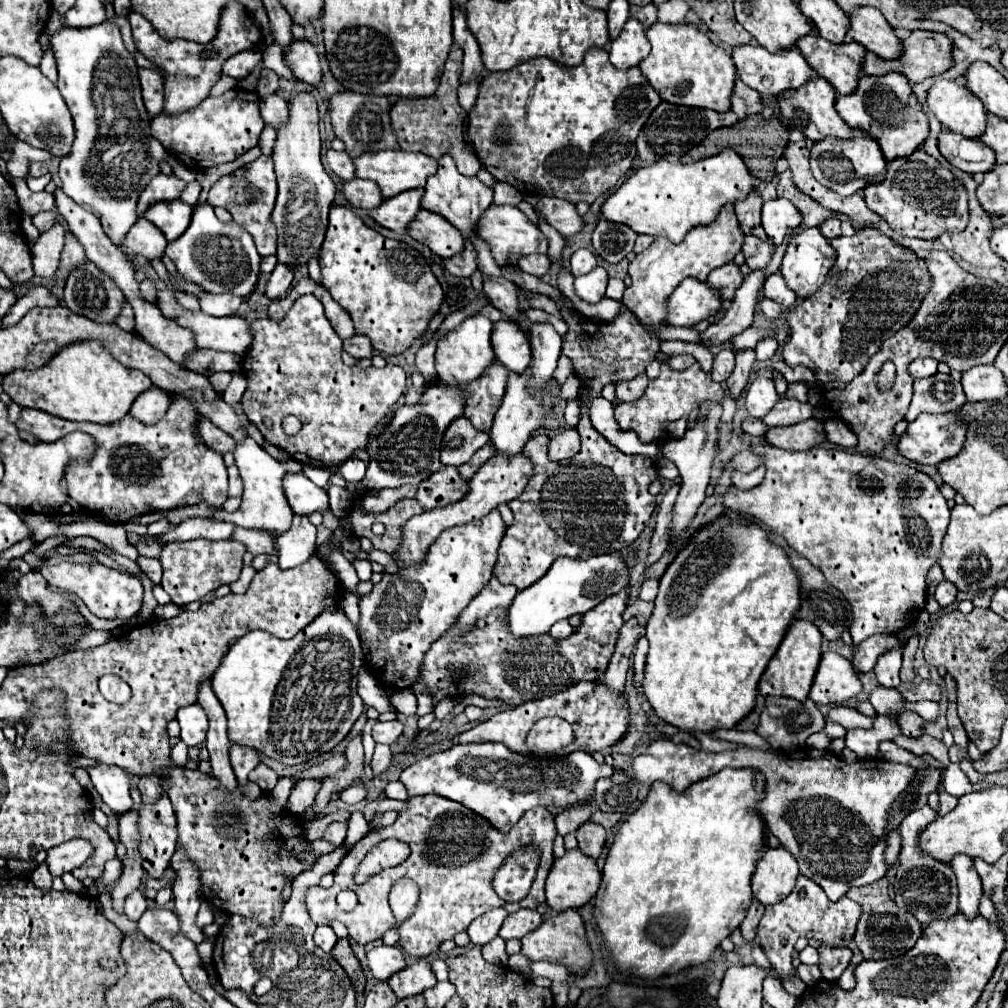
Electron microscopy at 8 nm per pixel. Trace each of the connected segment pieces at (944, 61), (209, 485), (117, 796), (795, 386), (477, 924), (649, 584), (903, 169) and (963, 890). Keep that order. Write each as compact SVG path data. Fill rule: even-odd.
M911 31L909 37L901 39L901 55L897 59L883 59L883 57L877 57L875 53L867 53L863 63L861 63L861 69L863 73L867 75L881 75L881 73L891 73L891 71L897 71L897 73L903 73L911 83L919 83L927 77L933 77L933 75L939 75L943 71L947 71L951 65L953 65L953 59L951 59L951 49L953 49L953 43L947 35L943 33L929 33L929 31Z
M169 393L169 397L171 403L167 415L155 425L143 425L129 415L109 425L89 421L77 423L59 419L41 409L23 409L15 425L41 441L57 441L77 429L95 437L95 457L87 463L79 461L71 465L65 479L69 485L69 497L97 519L125 523L145 513L173 511L183 507L185 497L193 491L199 491L203 495L203 503L209 507L221 509L227 499L227 467L223 457L197 439L195 429L199 411L195 401L173 393Z
M95 763L87 767L87 773L93 781L93 787L101 795L101 799L111 807L113 813L125 813L133 807L129 795L129 773L105 763Z
M791 383L789 389L787 389L787 393L785 393L785 397L789 397L789 399L797 399L797 401L805 403L807 397L809 397L807 393L809 393L809 389L807 389L805 383Z
M495 907L495 909L483 913L481 917L477 917L477 919L469 925L469 929L467 929L471 943L475 943L475 945L485 945L487 941L491 941L491 939L499 933L501 923L503 923L505 917L507 917L507 911L505 911L503 907Z
M645 579L645 583L643 583L643 587L641 587L641 593L639 593L639 597L643 599L643 601L655 601L655 595L657 595L657 587L659 587L659 579Z
M905 157L887 161L887 173L881 183L867 183L863 189L867 207L881 215L889 227L905 237L937 239L943 231L965 229L969 209L967 193L961 183L939 161L911 161Z
M963 853L955 855L951 859L951 869L955 871L959 885L959 911L965 913L967 917L979 915L979 897L983 891L971 857Z

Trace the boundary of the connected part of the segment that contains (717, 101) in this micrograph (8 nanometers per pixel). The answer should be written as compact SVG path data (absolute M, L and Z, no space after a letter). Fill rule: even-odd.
M657 21L647 29L647 39L651 41L651 53L639 63L639 69L653 89L661 93L663 101L687 107L707 107L713 111L731 109L729 97L733 93L737 69L731 55L721 45L713 43L707 33L689 23L665 25Z

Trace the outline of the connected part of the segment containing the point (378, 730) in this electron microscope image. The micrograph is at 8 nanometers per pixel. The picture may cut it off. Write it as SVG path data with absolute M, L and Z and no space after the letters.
M379 721L373 727L373 739L377 743L387 743L391 745L393 741L397 741L397 737L403 733L403 723L401 721Z

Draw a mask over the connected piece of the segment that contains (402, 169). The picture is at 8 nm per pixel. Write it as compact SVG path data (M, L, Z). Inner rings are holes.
M401 149L363 153L361 157L355 159L355 167L357 167L357 177L375 181L385 199L395 197L395 195L399 195L403 191L409 191L409 189L425 187L427 177L437 173L437 161L435 159L431 159L425 153L409 153L409 151L401 151Z

